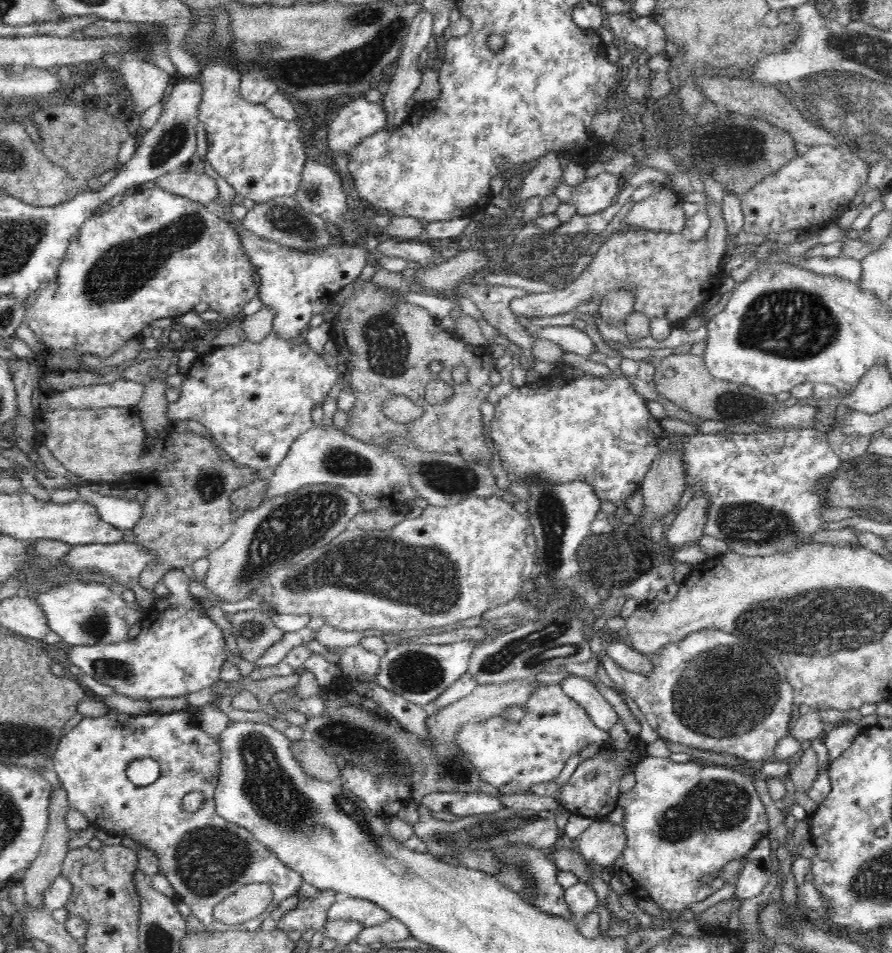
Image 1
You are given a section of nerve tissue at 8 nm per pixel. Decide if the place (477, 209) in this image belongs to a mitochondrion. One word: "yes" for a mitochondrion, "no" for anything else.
no

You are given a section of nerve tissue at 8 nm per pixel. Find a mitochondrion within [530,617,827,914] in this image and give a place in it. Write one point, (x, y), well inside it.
(732, 698)

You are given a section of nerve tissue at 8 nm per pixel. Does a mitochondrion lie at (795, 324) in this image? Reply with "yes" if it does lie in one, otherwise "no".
yes

